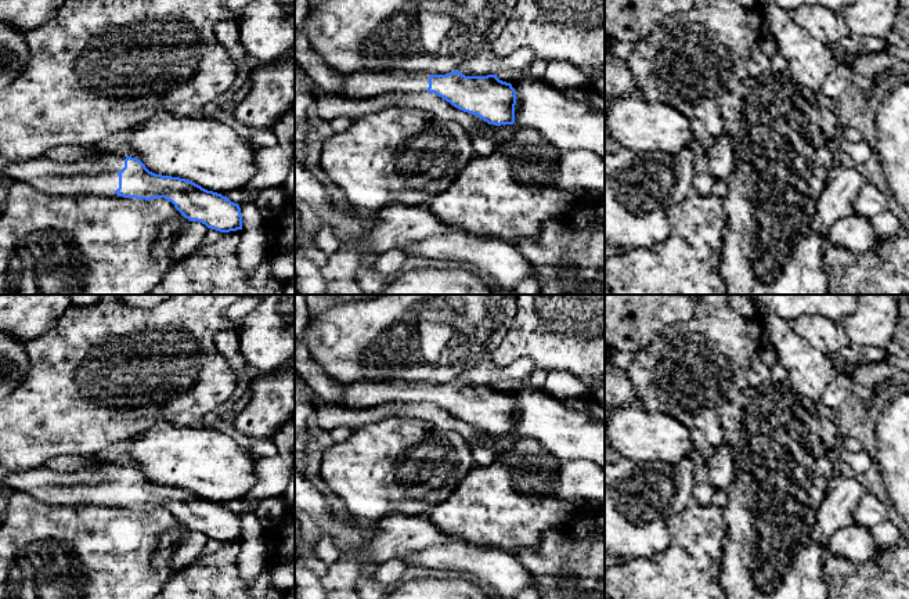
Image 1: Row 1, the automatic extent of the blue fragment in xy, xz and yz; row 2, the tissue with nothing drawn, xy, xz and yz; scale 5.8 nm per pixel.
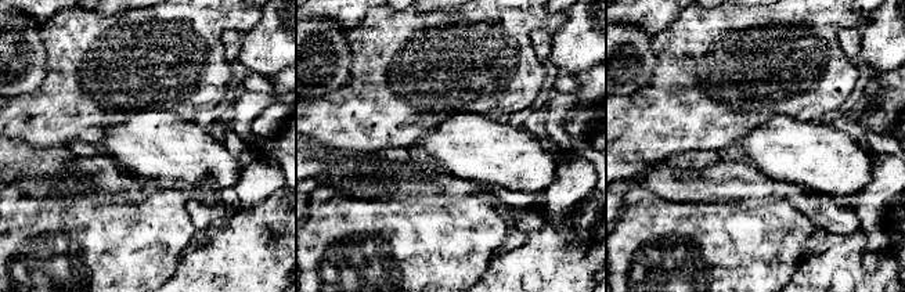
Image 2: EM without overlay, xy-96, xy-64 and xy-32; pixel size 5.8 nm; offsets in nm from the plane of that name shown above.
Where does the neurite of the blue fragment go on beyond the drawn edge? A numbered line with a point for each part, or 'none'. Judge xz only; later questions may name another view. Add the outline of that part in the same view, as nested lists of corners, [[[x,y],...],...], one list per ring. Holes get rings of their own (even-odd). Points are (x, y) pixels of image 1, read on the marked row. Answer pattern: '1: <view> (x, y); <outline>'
1: xz (363, 85); [[[357,72],[345,76],[343,97],[350,100],[372,98],[385,93],[426,93],[426,72]]]

